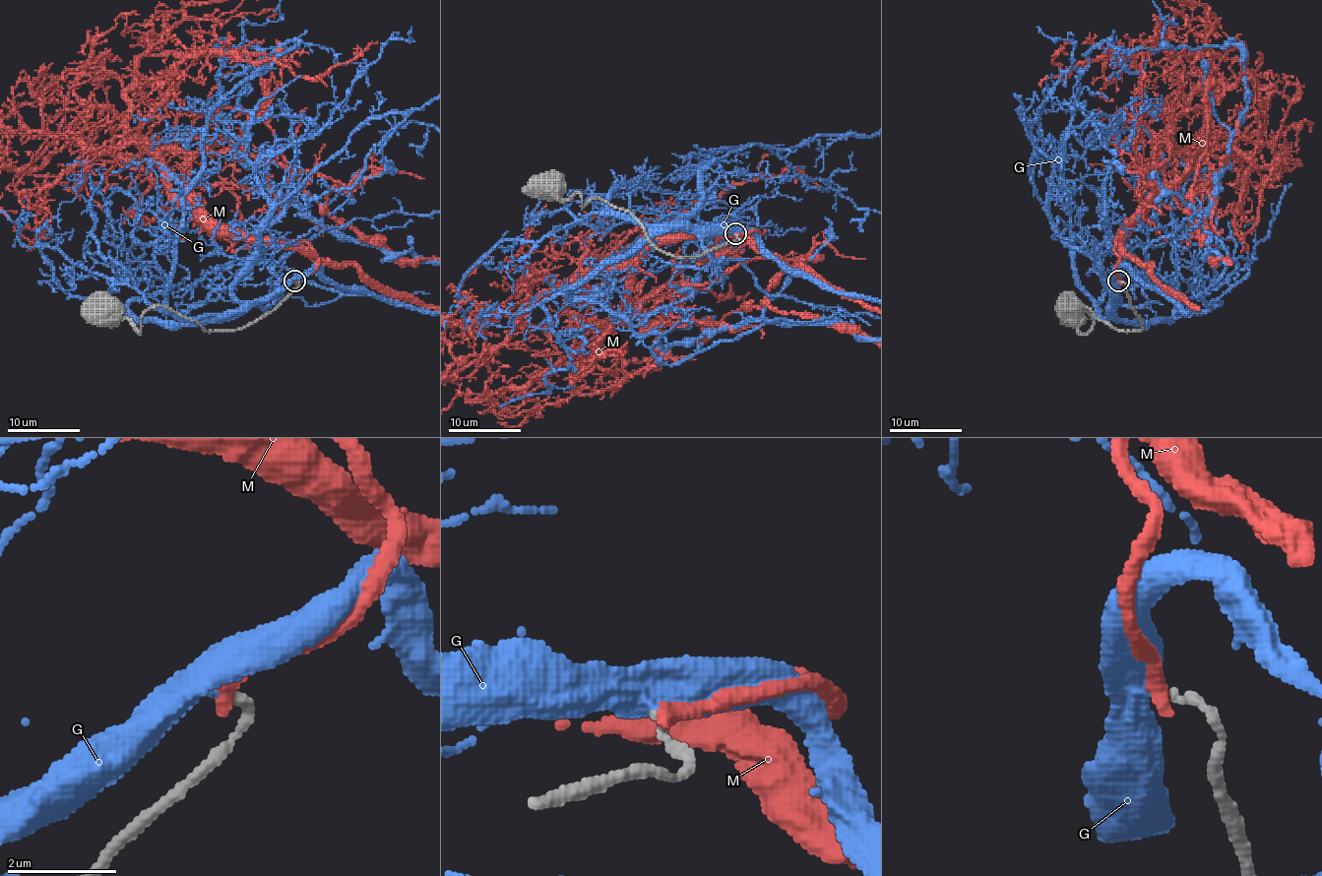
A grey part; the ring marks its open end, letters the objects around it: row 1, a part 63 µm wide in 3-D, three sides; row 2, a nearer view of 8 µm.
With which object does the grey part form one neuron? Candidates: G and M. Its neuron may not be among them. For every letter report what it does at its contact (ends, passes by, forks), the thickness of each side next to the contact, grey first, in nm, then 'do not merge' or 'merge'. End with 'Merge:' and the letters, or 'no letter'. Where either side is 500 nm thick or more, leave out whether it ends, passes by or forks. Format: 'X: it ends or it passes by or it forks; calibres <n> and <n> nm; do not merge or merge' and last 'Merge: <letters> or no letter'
G: calibres 150 and 550 nm; merge
M: it ends; calibres 170 and 280 nm; do not merge
Merge: G

